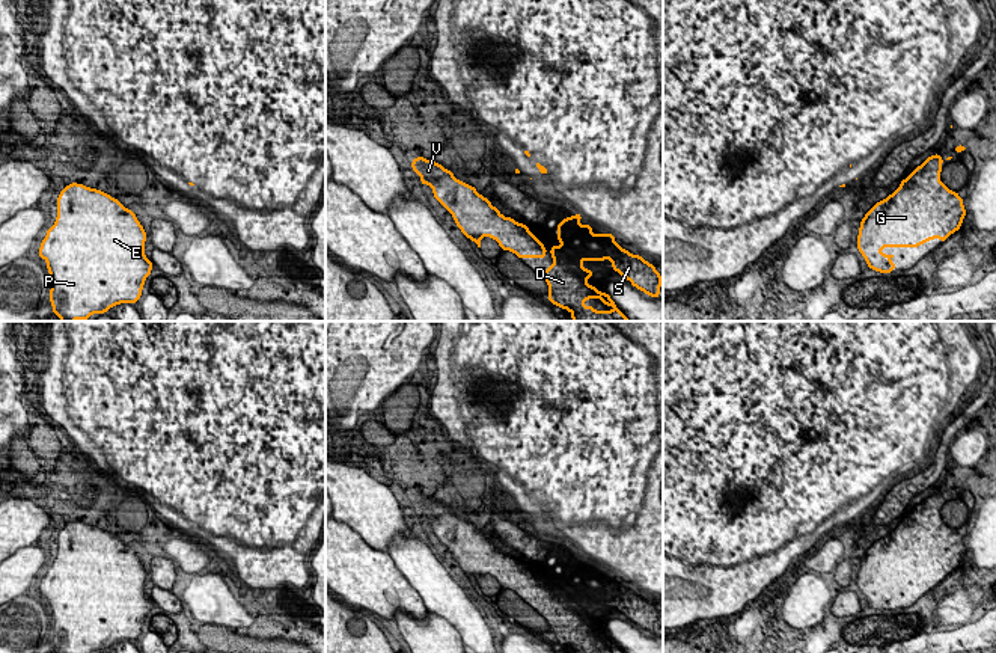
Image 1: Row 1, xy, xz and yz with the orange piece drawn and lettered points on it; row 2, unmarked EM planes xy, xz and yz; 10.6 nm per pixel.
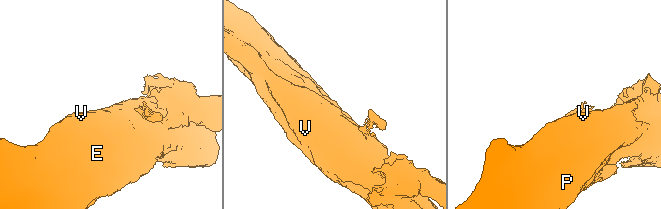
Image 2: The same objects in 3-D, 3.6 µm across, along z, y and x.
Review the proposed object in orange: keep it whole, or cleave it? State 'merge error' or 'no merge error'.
no merge error

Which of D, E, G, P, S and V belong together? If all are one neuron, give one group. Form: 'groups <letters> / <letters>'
groups D E G P S V

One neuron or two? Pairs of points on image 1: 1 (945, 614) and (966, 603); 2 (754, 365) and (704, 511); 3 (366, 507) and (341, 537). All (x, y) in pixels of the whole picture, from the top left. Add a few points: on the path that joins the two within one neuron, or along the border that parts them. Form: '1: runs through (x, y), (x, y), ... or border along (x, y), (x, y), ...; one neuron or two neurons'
1: runs through (950, 611), (962, 603); one neuron
2: runs through (722, 401), (705, 418), (704, 475); one neuron
3: border along (341, 521), (375, 549); two neurons

